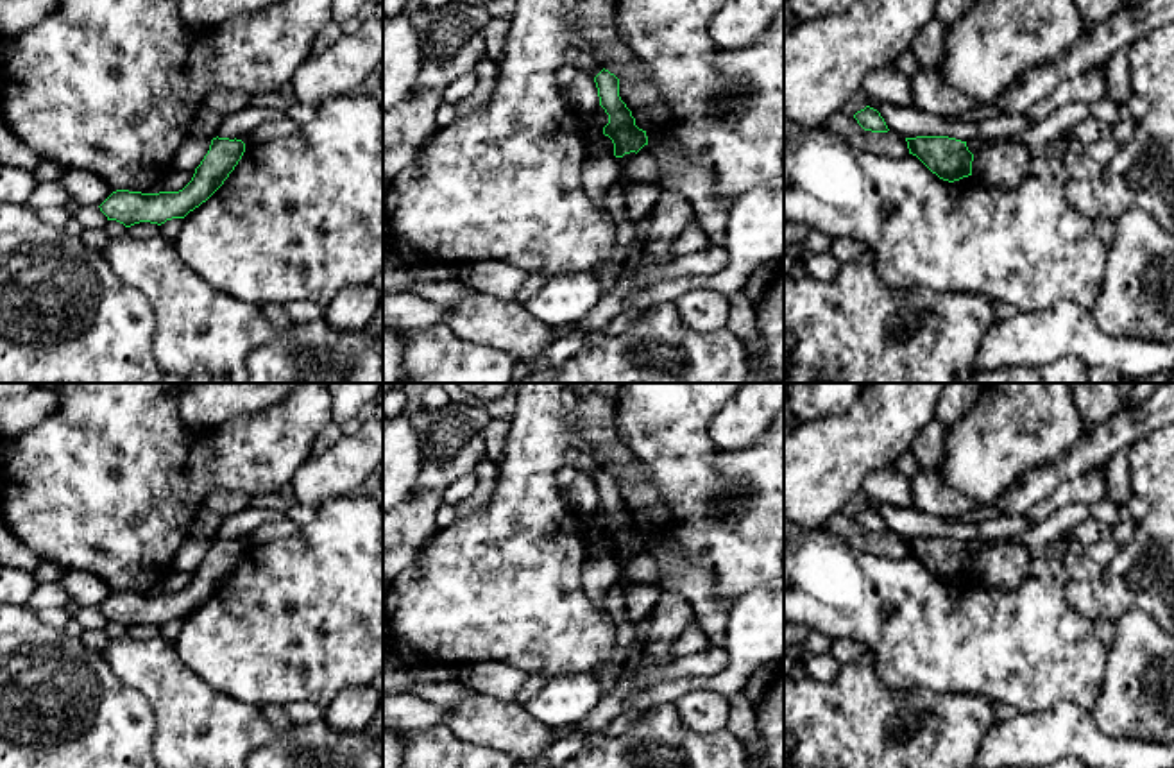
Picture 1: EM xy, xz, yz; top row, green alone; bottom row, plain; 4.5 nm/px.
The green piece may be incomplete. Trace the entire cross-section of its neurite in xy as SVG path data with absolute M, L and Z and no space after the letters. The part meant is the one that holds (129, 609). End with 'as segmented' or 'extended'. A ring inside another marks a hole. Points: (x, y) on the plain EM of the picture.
M217 537L183 591L159 594L116 591L98 609L107 621L116 621L125 628L140 623L161 627L172 619L184 619L224 585L243 553L245 544L242 541Z | as segmented

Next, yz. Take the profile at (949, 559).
M949 537L906 539L909 555L916 557L940 580L954 584L972 576L974 555L966 542Z | as segmented

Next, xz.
M601 471L594 478L600 507L608 516L608 525L603 528L603 535L614 544L614 557L623 559L630 553L639 553L648 546L646 532L635 526L635 519L626 505L619 498L619 480L608 471Z | as segmented

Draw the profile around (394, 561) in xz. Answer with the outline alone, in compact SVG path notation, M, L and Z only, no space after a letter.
M397 546L383 551L383 580L392 582L403 569L406 569L426 548L421 546Z

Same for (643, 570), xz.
M650 551L637 555L625 576L635 584L653 585L664 593L659 566Z

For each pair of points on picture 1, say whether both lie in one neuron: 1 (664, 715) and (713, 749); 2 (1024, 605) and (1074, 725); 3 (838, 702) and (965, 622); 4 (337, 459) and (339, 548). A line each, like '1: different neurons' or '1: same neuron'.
1: same neuron
2: different neurons
3: different neurons
4: different neurons

